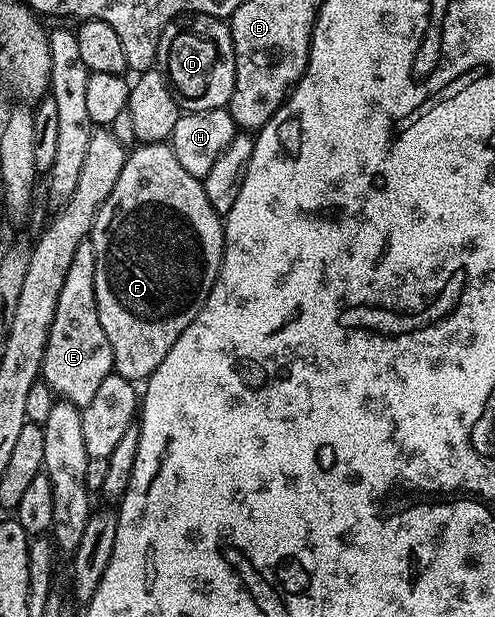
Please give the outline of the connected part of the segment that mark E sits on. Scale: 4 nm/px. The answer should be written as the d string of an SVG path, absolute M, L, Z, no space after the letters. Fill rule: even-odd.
M90 240L78 246L66 276L66 284L62 284L62 294L58 296L58 308L48 328L48 342L40 368L42 381L53 395L77 408L90 404L102 380L113 373L110 340L106 340L106 332L102 332L102 320L98 320L94 292L94 248Z

